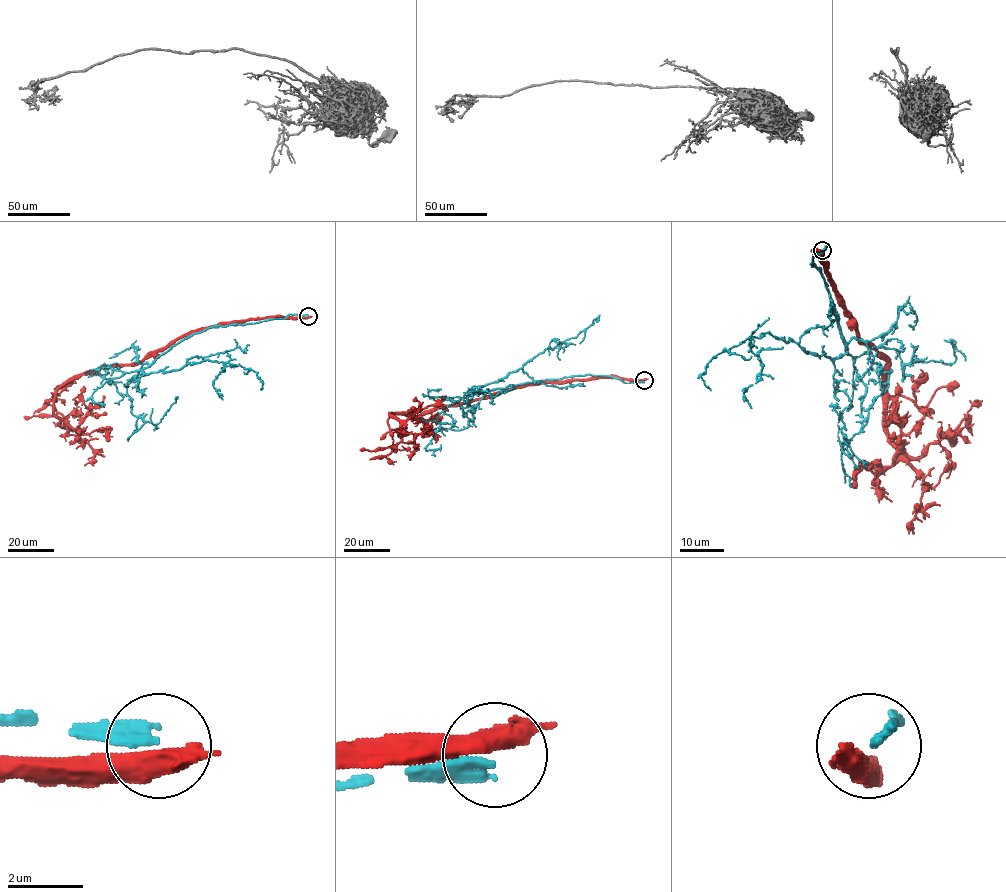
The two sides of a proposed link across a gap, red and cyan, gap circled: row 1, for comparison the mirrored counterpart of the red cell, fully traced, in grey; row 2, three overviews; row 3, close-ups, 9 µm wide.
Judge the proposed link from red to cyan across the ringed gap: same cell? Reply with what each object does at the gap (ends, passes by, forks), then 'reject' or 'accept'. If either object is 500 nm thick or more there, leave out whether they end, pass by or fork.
reject

